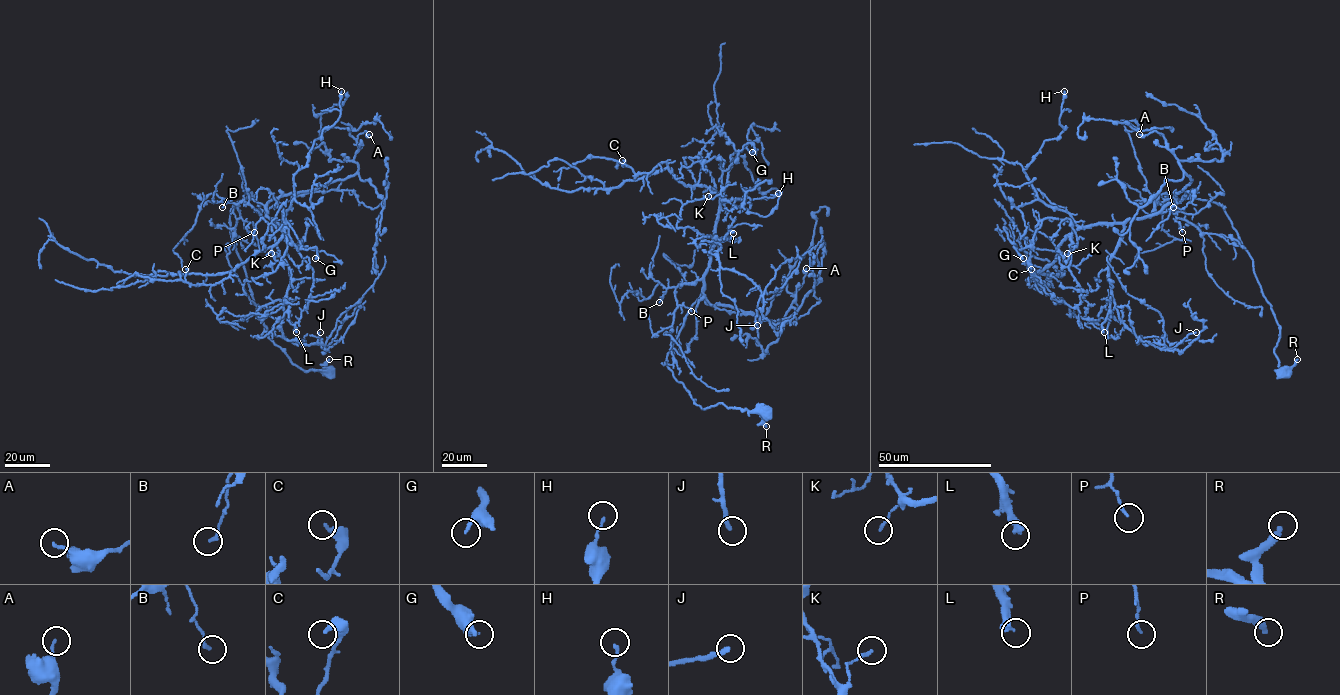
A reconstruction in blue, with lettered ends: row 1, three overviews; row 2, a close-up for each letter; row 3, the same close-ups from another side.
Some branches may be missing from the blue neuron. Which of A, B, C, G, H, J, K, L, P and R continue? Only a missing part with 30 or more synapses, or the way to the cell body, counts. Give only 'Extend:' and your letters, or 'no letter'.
Extend: L

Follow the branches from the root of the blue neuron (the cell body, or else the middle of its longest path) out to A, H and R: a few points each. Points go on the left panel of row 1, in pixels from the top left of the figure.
A: (328, 372), (297, 367), (268, 337), (231, 237), (230, 209), (351, 176), (357, 135), (369, 134)
H: (328, 372), (297, 367), (268, 337), (230, 214), (250, 198), (283, 225), (293, 175), (339, 116), (341, 91)
R: (328, 372), (332, 369), (326, 365), (329, 359)

